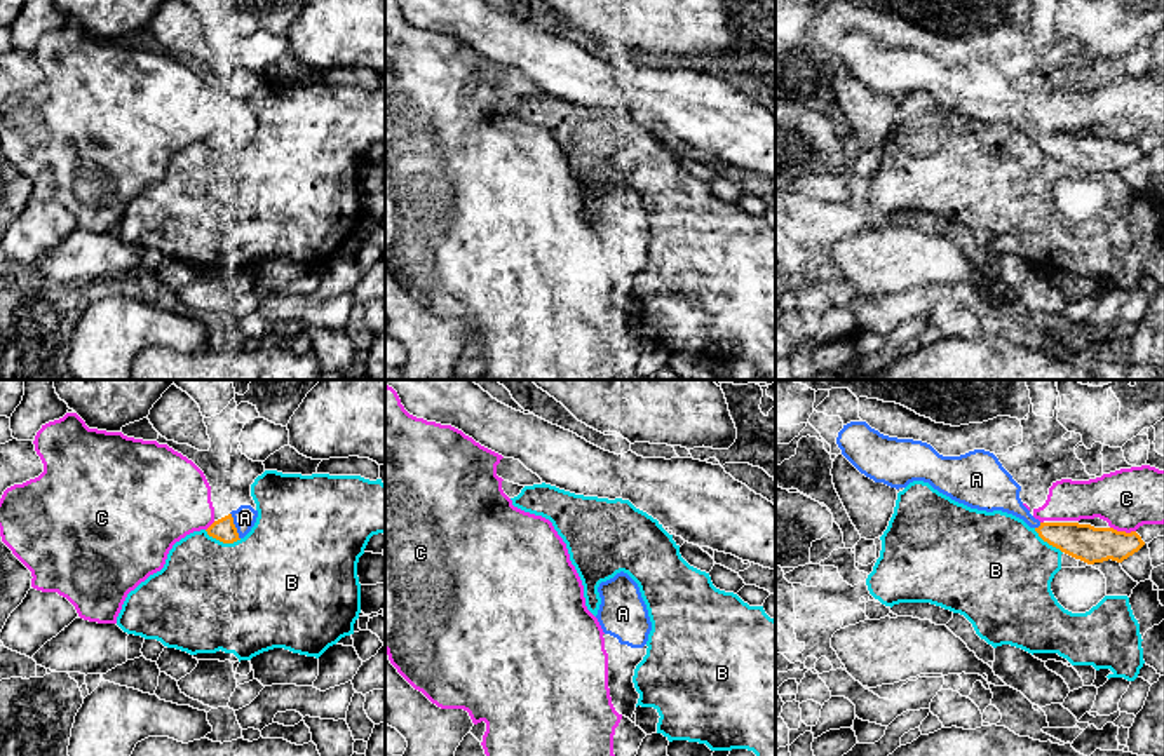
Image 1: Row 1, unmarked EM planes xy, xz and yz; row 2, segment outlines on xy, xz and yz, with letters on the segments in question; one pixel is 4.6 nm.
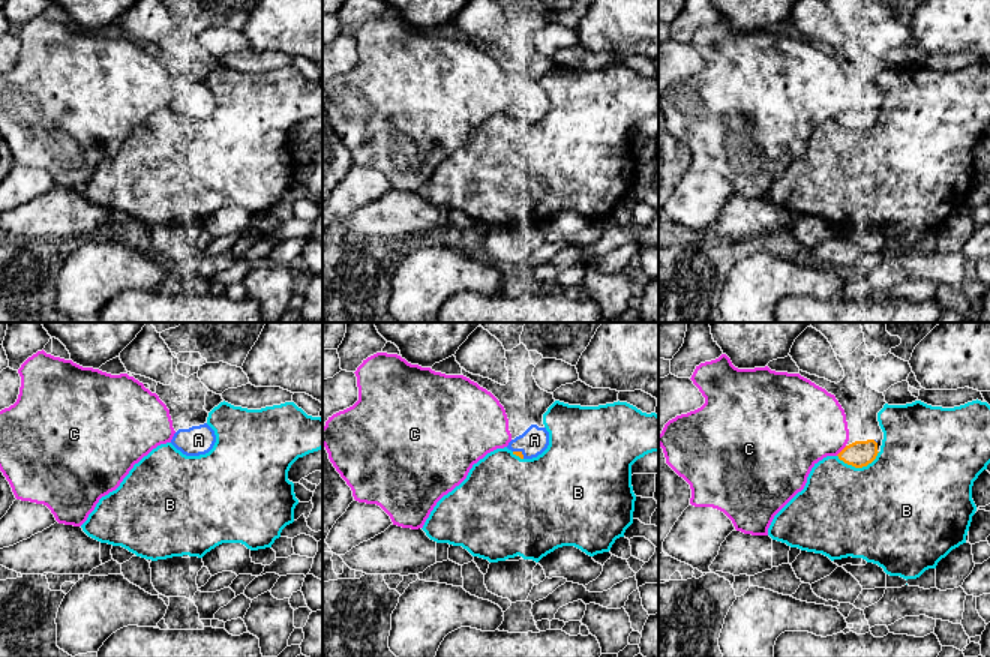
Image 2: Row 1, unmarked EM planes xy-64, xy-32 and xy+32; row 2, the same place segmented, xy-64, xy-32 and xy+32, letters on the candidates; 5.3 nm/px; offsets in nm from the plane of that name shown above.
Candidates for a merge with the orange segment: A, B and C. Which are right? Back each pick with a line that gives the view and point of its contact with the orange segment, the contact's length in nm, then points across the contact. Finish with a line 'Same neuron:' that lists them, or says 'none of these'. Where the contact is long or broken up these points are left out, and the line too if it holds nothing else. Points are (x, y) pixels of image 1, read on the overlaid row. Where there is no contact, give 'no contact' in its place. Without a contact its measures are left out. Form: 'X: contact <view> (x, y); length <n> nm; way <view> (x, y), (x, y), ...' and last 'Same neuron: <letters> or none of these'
A: contact xy (234, 526); length 130 nm
Same neuron: A

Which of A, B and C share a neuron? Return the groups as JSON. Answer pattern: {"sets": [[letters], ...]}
{"sets": [["A"], ["B"], ["C"]]}

